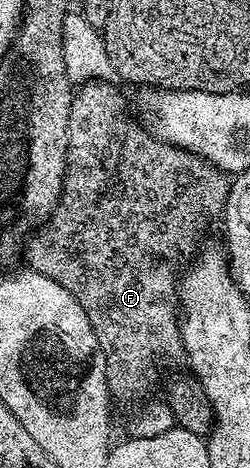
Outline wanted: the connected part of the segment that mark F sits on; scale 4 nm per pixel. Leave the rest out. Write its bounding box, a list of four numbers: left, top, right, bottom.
[23,81,230,402]

